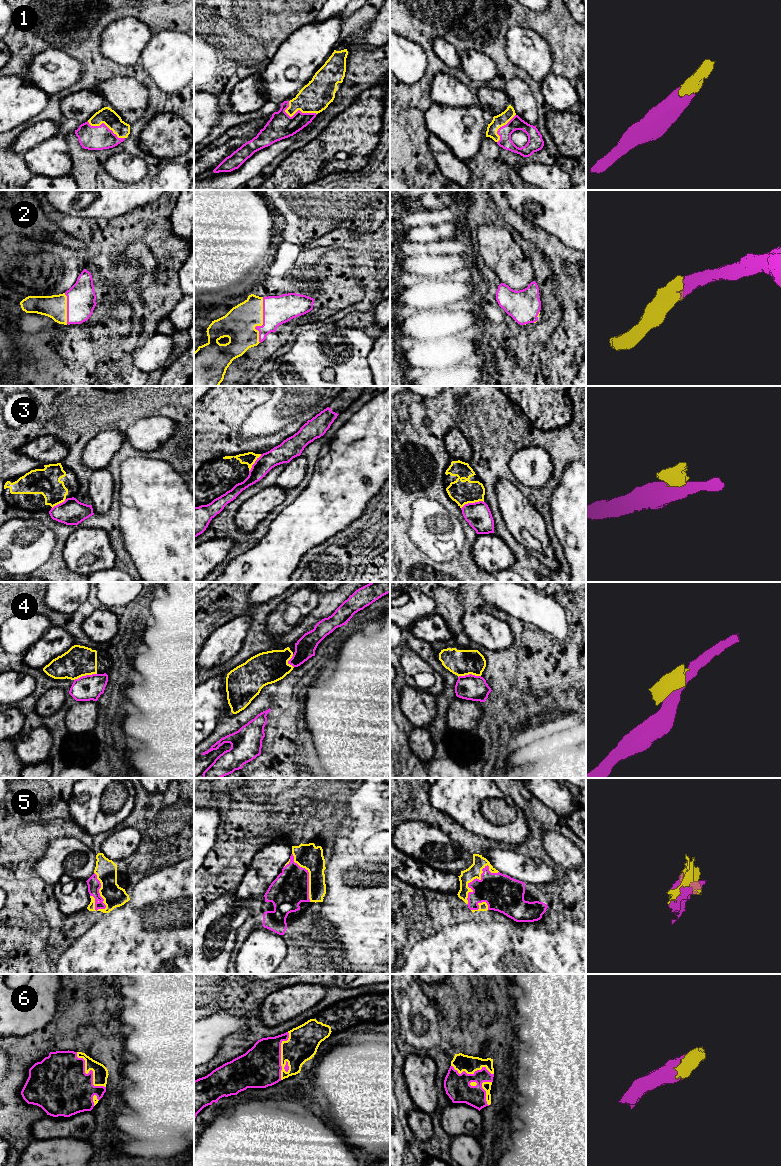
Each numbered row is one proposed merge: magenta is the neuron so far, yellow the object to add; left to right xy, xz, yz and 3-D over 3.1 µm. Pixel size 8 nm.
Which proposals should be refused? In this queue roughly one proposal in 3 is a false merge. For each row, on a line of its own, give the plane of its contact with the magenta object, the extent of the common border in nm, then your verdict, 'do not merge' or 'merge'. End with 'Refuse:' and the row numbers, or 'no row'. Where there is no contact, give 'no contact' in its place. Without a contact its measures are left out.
1: meets magenta in xz; contact 260 nm long; merge
2: meets magenta in xz; contact 360 nm long; merge
3: meets magenta in yz; contact 190 nm long; do not merge
4: meets magenta in xy; contact 190 nm long; do not merge
5: meets magenta in yz; contact 380 nm long; merge
6: meets magenta in xz; contact 380 nm long; merge
Refuse: 3, 4

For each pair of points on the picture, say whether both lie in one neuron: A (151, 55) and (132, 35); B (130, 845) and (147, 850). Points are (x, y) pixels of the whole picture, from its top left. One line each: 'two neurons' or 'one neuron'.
A: two neurons
B: two neurons

